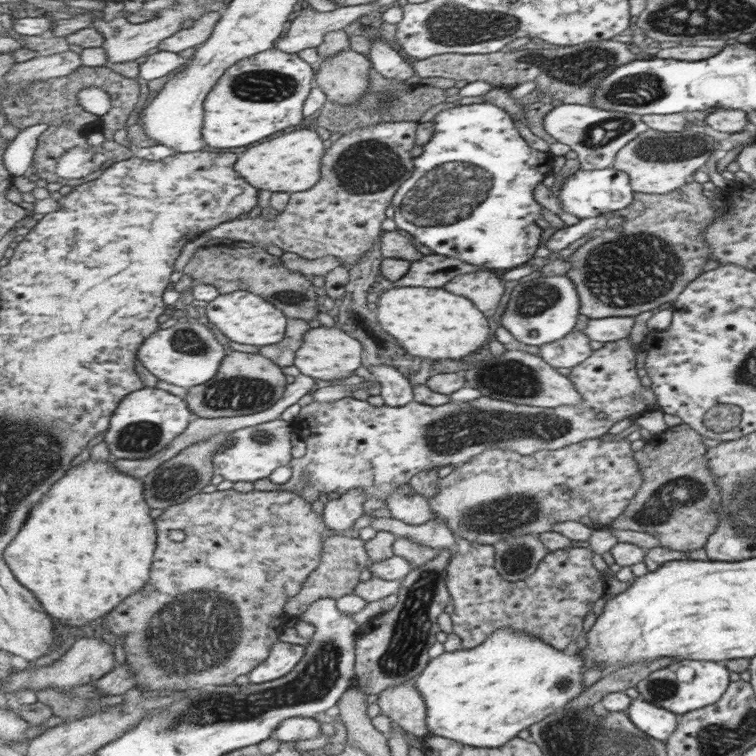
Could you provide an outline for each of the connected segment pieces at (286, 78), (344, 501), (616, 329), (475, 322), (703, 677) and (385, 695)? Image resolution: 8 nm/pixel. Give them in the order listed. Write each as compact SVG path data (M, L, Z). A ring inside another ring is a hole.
M273 48L231 66L211 90L205 104L203 136L208 149L241 148L275 132L307 122L303 104L311 88L311 68L297 54ZM241 100L269 102L267 106L241 106Z
M351 489L336 499L324 499L323 522L331 532L344 535L363 513L364 501L363 490L359 489Z
M617 317L589 319L584 330L579 331L585 334L591 341L609 343L625 339L635 324L634 317Z
M389 288L379 296L377 318L383 330L391 334L407 354L429 360L445 360L467 356L477 350L489 336L489 326L483 314L467 300L449 294L441 288Z
M690 662L681 664L681 670L675 674L669 674L667 670L661 672L661 676L649 676L635 683L637 692L647 700L655 702L655 706L663 707L675 714L689 713L695 709L702 709L704 706L713 705L717 698L726 692L727 688L727 669L717 662ZM685 668L689 670L685 670Z
M413 680L383 689L377 696L376 704L380 714L389 717L391 722L415 738L422 740L431 735L425 725L425 705Z

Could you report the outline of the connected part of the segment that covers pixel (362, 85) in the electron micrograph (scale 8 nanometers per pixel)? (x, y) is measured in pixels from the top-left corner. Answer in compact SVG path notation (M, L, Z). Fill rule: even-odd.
M343 49L331 57L325 57L316 62L315 84L323 94L325 100L337 103L339 106L350 106L366 96L370 90L370 70L373 67L370 60L358 51Z

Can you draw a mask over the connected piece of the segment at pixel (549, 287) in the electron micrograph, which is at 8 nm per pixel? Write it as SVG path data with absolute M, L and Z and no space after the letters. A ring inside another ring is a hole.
M566 274L541 275L532 280L519 280L519 284L513 287L501 316L501 327L519 343L539 348L572 333L579 314L582 314L581 303L571 279Z

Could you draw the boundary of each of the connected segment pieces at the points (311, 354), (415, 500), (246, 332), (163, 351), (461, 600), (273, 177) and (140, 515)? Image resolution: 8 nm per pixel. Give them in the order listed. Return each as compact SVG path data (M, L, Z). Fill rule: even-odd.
M319 326L311 328L305 334L305 344L297 352L295 366L299 371L310 378L321 381L339 380L353 375L362 362L362 346L357 339L351 338L343 330L336 327L326 328Z
M409 481L393 490L391 495L385 498L383 506L388 508L391 518L401 520L405 524L419 526L432 519L427 501L423 496L415 494L415 490L411 490Z
M247 290L219 295L205 305L205 310L208 320L211 320L233 342L241 342L241 344L257 348L281 342L285 338L285 330L288 328L289 319L283 311L275 308L273 303L264 300L260 295Z
M179 322L177 326L159 329L144 342L138 351L138 360L159 380L169 382L174 386L191 389L211 381L218 377L219 366L227 357L227 348L215 338L213 330L209 330L205 324L195 322Z
M460 539L445 568L445 584L453 611L449 614L452 633L461 639L461 648L471 649L482 644L495 629L505 626L521 633L542 639L547 645L562 650L581 634L583 614L591 610L591 604L603 594L603 577L591 566L591 552L588 547L569 547L548 551L538 562L536 569L521 581L509 582L503 579L494 566L495 550L492 545L482 545L468 539Z
M303 128L263 142L249 148L235 163L235 170L247 178L259 190L272 192L299 193L310 189L319 178L319 158L323 154L323 144L314 130Z
M112 458L103 460L102 462L88 459L81 466L76 465L67 471L62 479L59 479L55 486L51 487L51 494L47 494L47 498L43 498L35 510L31 510L31 518L27 520L27 526L23 526L23 530L19 531L15 542L11 542L11 546L7 546L4 558L11 567L13 574L23 583L23 586L29 588L39 602L43 602L43 608L53 617L58 618L62 624L76 627L86 627L90 631L94 631L97 624L100 623L105 612L111 612L113 609L119 608L119 604L133 592L137 592L139 588L143 588L145 584L150 584L151 573L154 568L155 551L158 548L158 526L156 519L151 516L151 505L143 498L146 496L146 486L144 479L133 477L127 473L123 473L113 466Z

